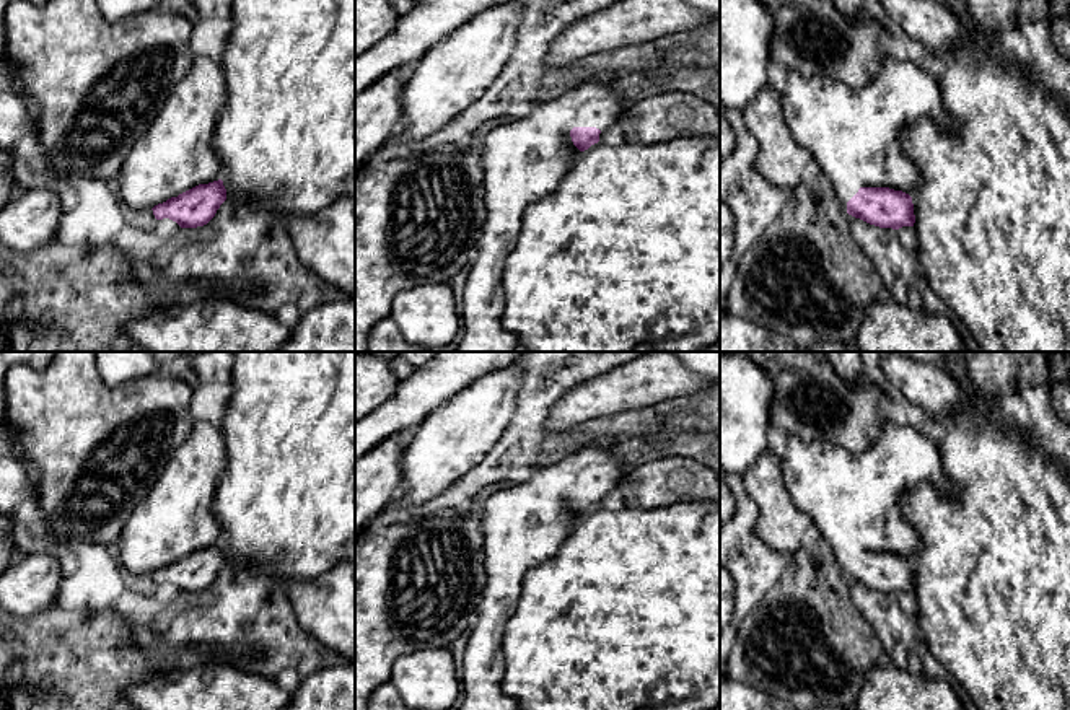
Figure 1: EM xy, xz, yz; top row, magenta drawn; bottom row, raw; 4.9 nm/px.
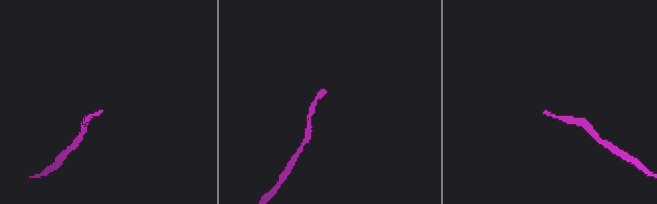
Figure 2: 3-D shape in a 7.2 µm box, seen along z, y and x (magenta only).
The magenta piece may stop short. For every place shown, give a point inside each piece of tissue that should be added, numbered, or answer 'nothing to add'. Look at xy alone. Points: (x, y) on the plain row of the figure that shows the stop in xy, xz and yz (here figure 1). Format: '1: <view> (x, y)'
1: xy (176, 518)

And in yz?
1: yz (852, 499)

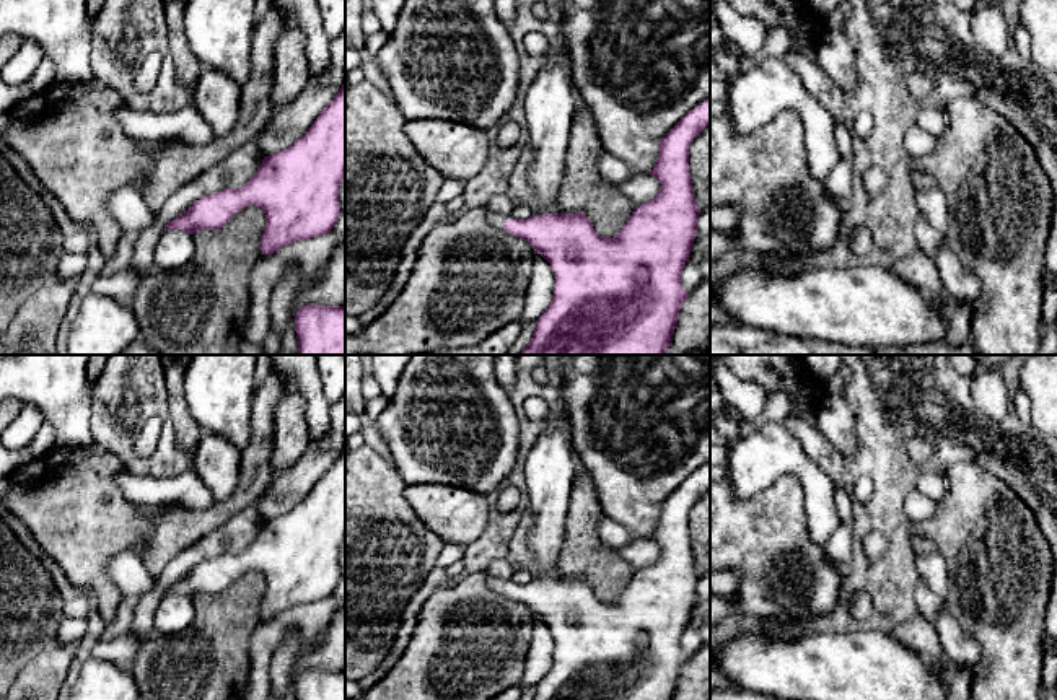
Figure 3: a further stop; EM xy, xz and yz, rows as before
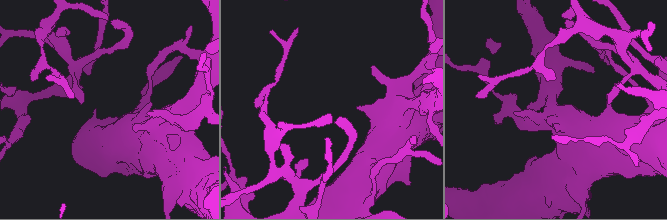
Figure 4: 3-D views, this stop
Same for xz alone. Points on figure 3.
1: xz (497, 585)

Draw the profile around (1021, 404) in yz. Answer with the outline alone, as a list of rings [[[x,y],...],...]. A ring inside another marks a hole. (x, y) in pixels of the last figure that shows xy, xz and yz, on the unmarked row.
[[[1021,387],[1011,397],[1011,405],[1013,405],[1016,417],[1023,423],[1029,423],[1029,420],[1031,420],[1031,399]]]

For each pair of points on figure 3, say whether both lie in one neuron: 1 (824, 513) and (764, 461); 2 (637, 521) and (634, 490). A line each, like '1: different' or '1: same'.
1: same
2: same

